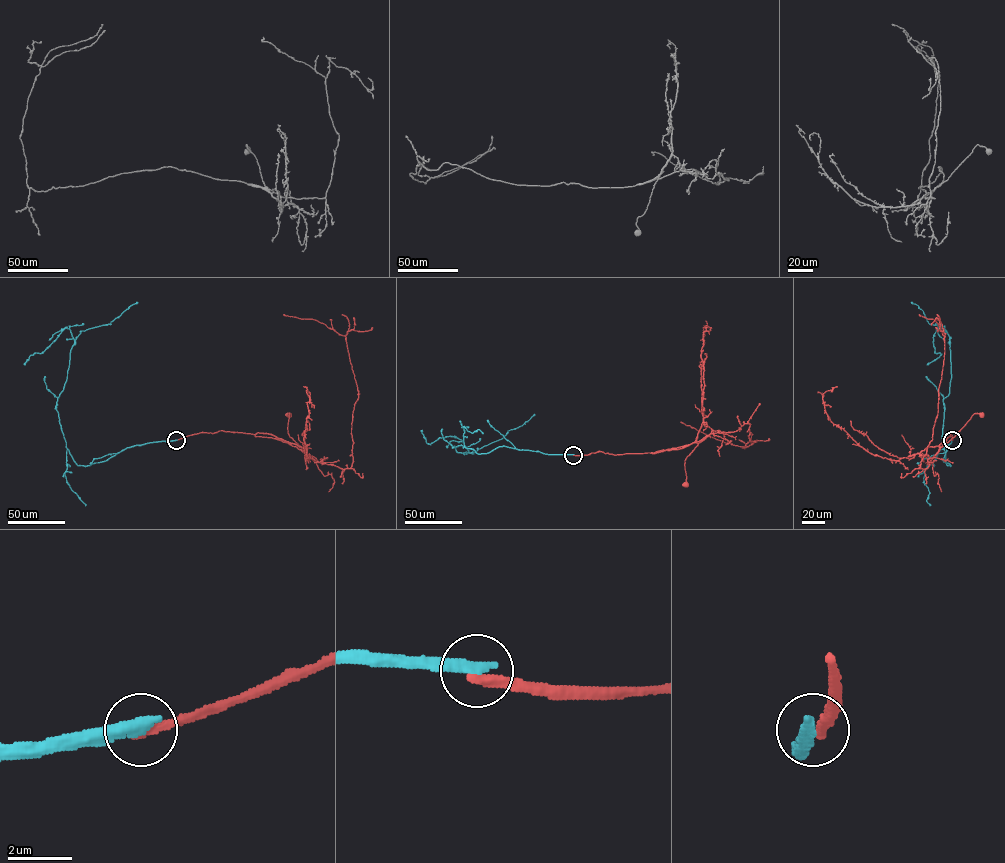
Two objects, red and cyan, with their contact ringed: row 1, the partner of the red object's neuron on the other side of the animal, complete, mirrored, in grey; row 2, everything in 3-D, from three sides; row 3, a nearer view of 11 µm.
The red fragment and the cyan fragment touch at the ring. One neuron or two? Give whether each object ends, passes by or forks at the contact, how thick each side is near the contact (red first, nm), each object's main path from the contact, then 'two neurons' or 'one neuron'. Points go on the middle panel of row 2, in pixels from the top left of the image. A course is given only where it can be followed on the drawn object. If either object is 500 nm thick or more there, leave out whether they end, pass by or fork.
red ends | cyan ends | 320/460 nm | red via (573, 455), (600, 451), (614, 455), (653, 453), (696, 441), (698, 444), (684, 461), (685, 484) | cyan via (573, 454), (503, 446), (477, 454), (453, 447), (464, 454), (471, 453), (456, 437), (428, 444), (422, 430) | two neurons

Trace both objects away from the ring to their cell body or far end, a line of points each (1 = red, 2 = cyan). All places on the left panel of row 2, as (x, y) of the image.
1: (176, 440), (203, 432), (263, 433), (301, 447), (287, 432), (288, 414)
2: (176, 440), (78, 465), (56, 409), (74, 343), (71, 331), (65, 328), (25, 365)

